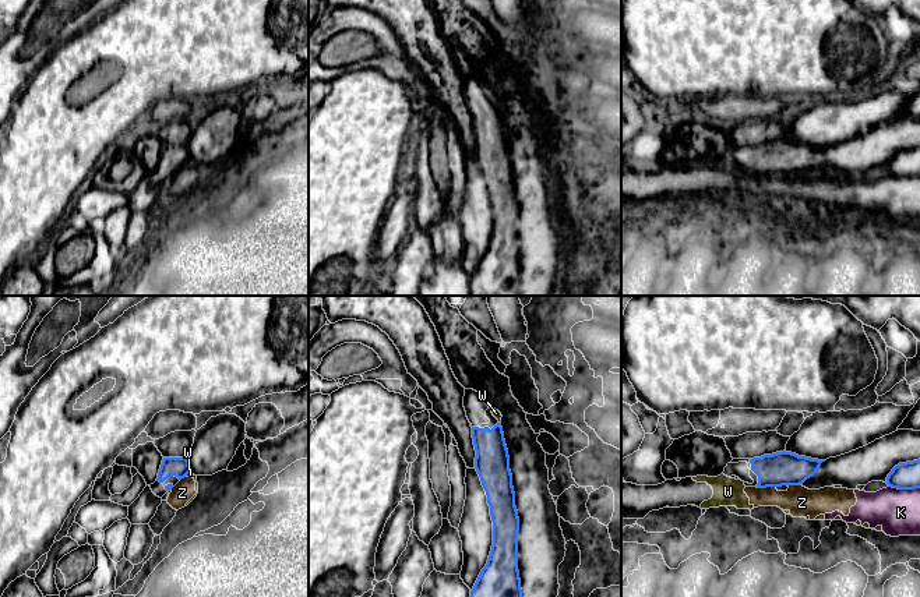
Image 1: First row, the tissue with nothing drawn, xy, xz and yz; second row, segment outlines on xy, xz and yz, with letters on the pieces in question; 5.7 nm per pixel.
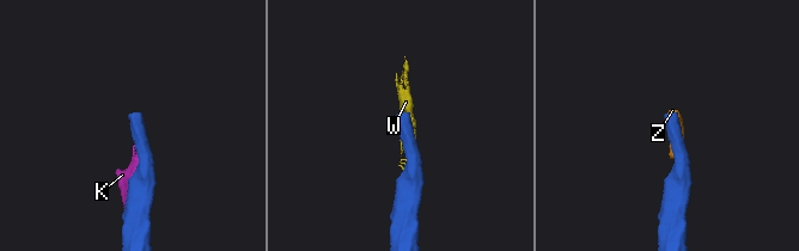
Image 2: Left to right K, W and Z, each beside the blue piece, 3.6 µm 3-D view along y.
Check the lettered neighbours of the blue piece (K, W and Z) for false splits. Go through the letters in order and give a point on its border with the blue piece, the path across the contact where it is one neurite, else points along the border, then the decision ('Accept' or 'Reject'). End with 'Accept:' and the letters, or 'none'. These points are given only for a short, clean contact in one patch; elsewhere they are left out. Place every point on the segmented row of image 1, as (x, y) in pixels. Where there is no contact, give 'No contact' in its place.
K: Touches blue at yz (905, 488). Reject
W: Touches blue at xy (187, 473). Reject
Z: Touches blue at yz (765, 487). Boundary: yz (775, 486), (755, 487). Reject
Accept: none

